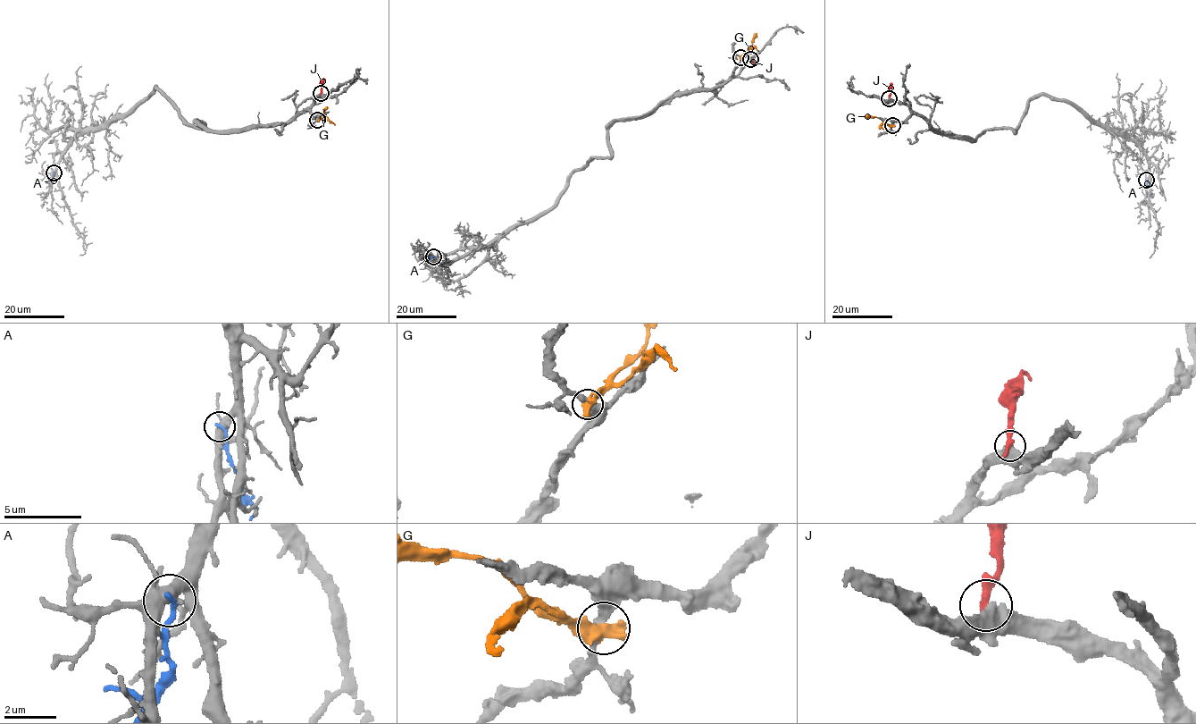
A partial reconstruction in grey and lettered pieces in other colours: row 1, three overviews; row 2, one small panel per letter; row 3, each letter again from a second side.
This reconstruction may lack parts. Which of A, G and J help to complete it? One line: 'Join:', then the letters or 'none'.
Join: none

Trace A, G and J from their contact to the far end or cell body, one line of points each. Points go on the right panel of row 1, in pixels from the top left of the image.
A: (1146, 180), (1152, 198)
G: (892, 125), (877, 117), (865, 116)
J: (889, 98), (892, 84)

